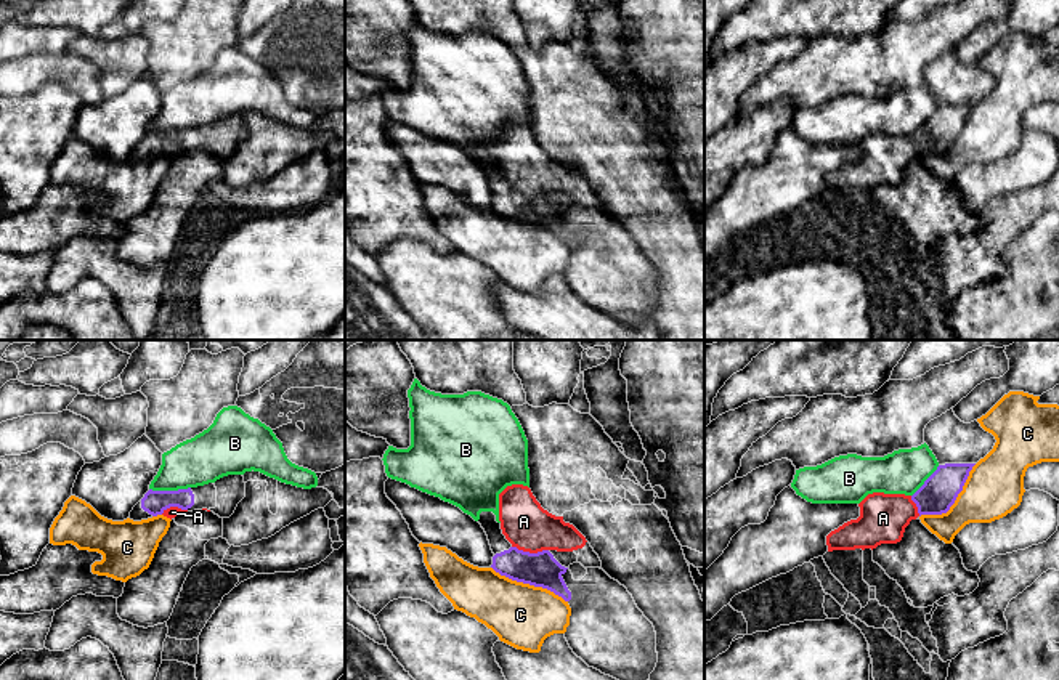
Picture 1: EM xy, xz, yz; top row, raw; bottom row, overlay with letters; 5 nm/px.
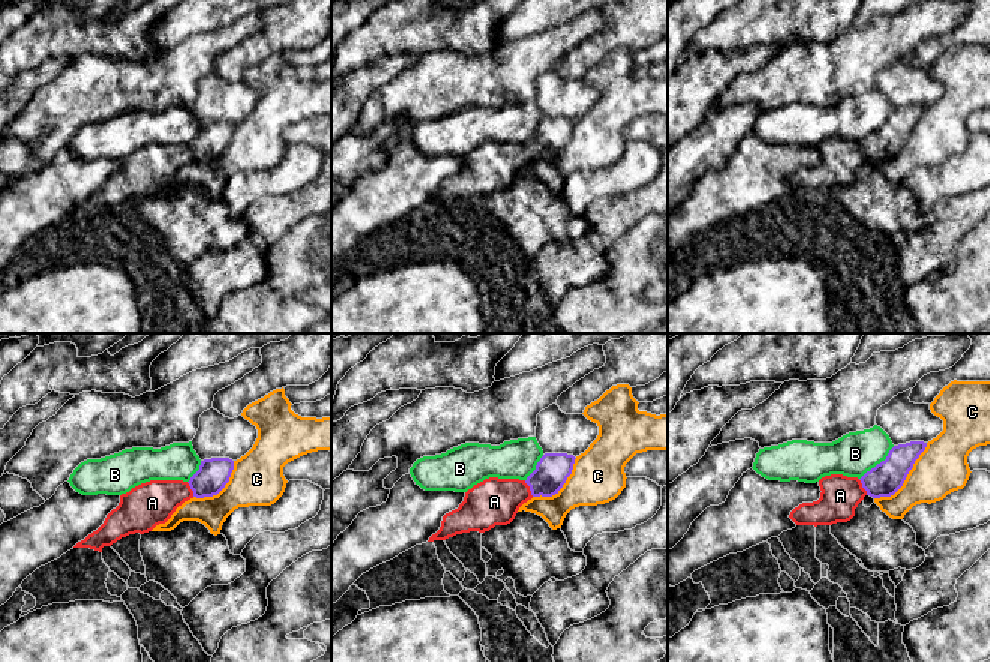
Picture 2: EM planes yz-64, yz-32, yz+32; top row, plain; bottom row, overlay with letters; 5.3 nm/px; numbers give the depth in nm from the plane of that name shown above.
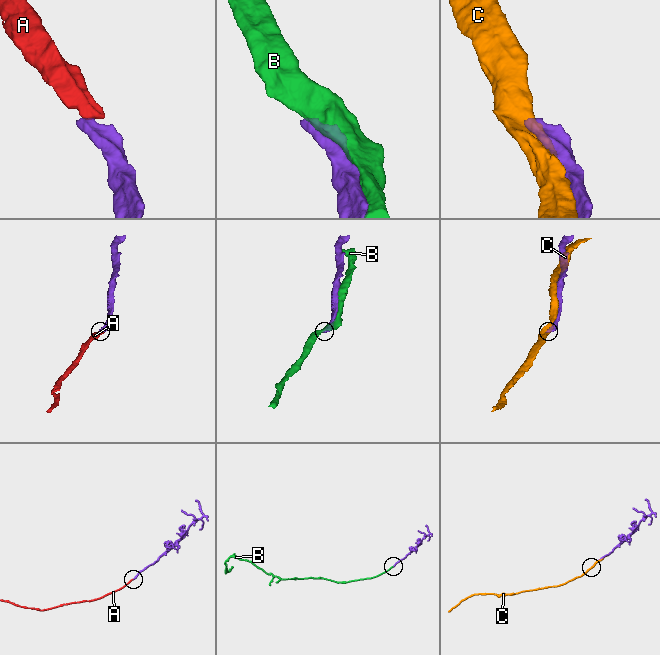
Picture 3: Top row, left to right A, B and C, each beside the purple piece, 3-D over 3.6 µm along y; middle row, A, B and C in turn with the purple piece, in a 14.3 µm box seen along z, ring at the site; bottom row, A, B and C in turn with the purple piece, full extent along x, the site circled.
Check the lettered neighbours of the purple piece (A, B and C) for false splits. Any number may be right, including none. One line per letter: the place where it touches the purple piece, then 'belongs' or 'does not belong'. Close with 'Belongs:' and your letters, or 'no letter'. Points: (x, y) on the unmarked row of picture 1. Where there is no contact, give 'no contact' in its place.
A: contact xz (528, 193); belongs
B: contact xy (169, 132); does not belong
C: contact xz (530, 225); does not belong
Belongs: A

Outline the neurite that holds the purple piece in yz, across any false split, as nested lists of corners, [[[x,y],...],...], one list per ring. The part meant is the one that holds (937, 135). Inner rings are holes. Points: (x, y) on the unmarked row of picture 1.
[[[945,104],[913,135],[868,135],[860,144],[860,157],[826,176],[828,192],[876,189],[902,181],[905,168],[921,156],[950,151],[976,104]]]

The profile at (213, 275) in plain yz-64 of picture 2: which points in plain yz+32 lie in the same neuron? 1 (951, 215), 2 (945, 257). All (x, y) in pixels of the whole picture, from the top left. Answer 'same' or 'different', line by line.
1: same
2: same

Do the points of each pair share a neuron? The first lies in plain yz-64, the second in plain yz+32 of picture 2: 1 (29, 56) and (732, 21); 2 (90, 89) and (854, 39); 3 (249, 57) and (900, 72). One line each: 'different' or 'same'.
1: same
2: same
3: different

